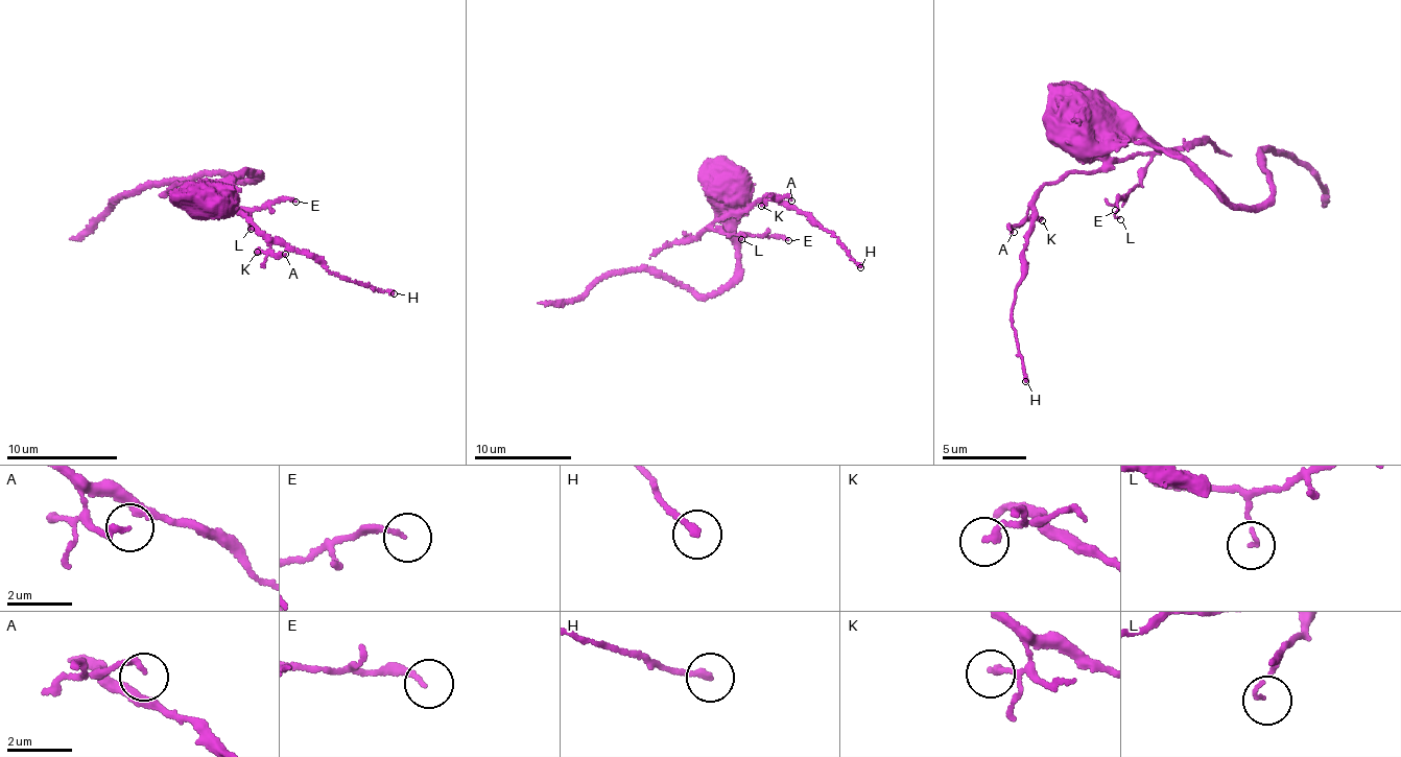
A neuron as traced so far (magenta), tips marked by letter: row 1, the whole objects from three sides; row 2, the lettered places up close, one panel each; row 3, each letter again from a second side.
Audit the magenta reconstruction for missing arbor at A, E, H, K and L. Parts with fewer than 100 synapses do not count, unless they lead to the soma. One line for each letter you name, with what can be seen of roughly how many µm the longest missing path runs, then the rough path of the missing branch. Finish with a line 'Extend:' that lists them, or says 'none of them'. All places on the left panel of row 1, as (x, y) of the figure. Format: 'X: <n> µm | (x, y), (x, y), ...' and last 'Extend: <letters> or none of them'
Extend: none of them

